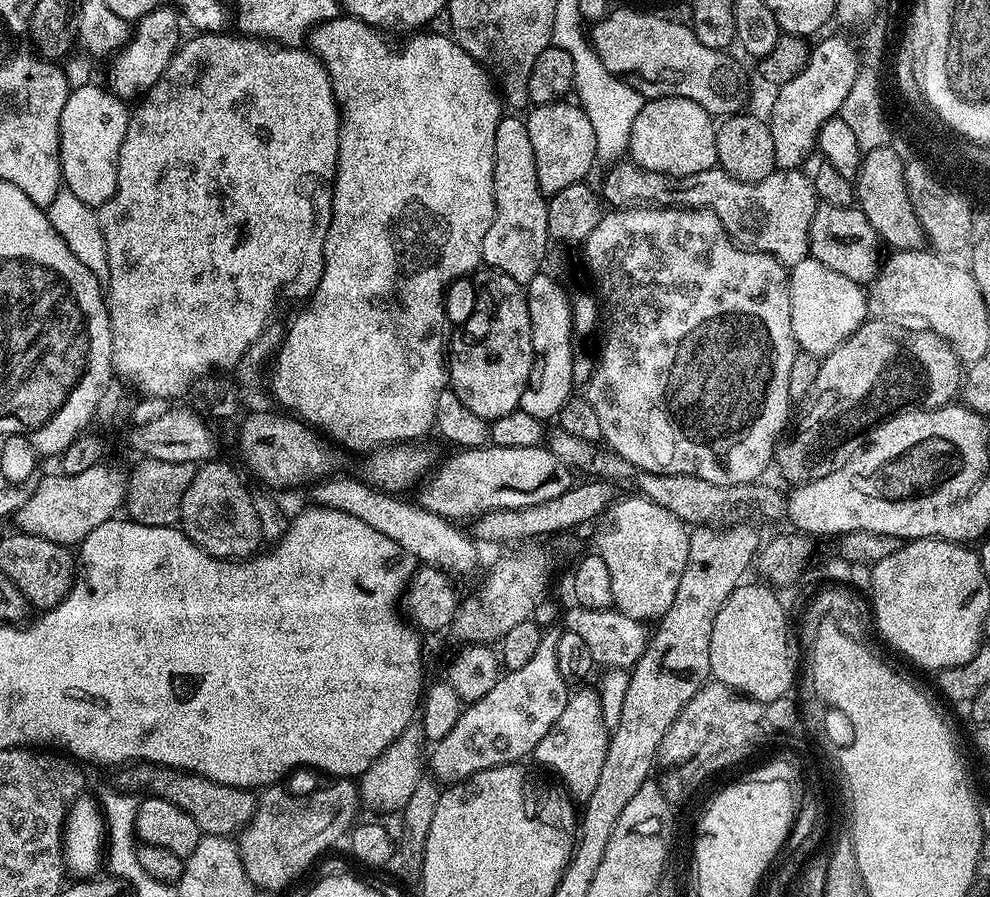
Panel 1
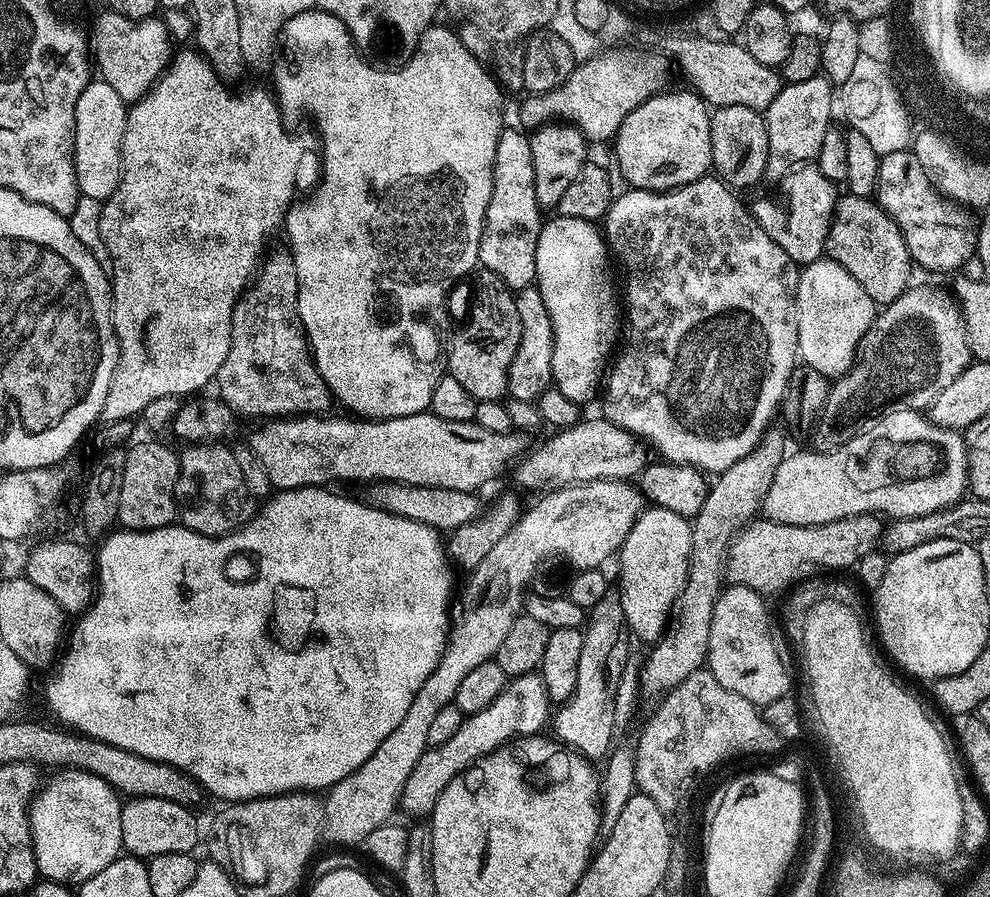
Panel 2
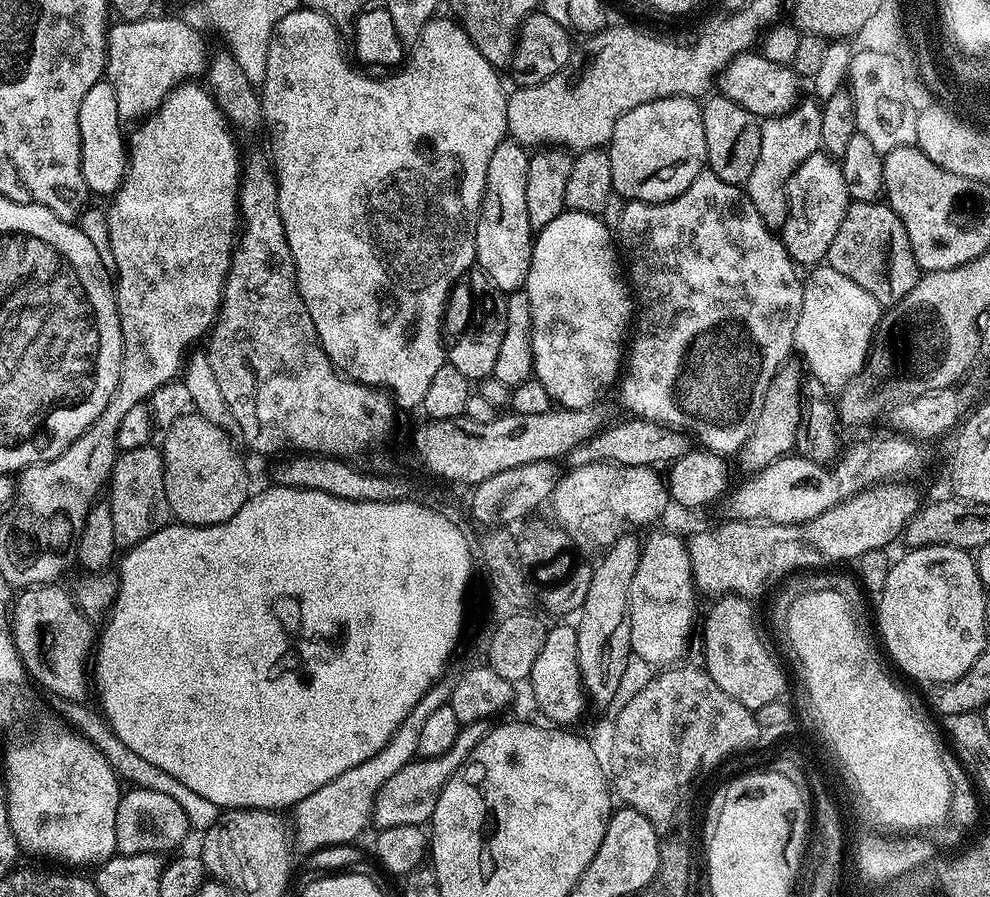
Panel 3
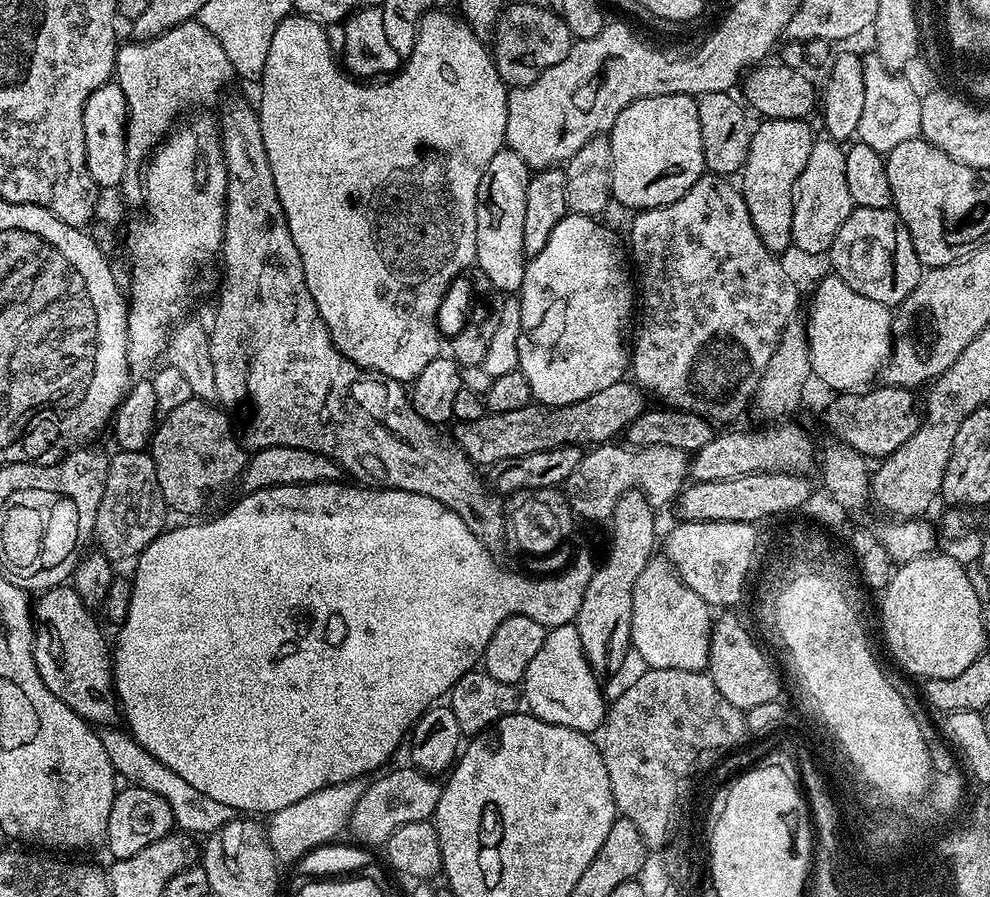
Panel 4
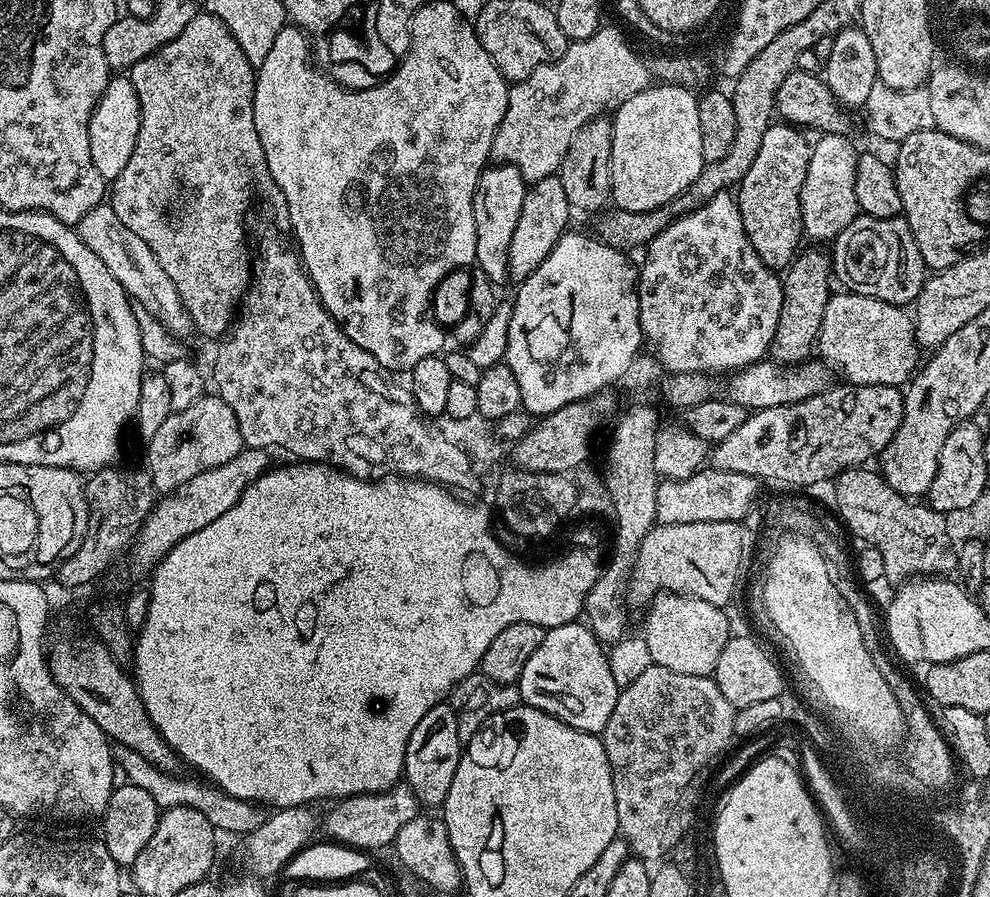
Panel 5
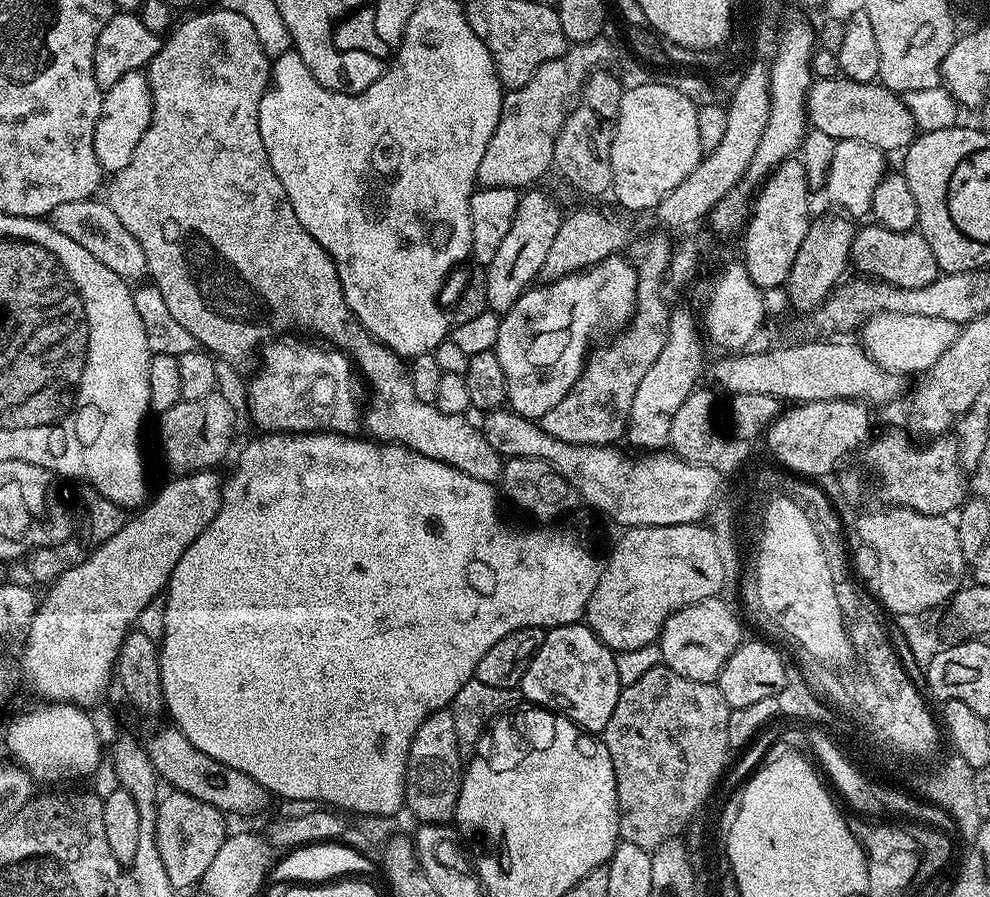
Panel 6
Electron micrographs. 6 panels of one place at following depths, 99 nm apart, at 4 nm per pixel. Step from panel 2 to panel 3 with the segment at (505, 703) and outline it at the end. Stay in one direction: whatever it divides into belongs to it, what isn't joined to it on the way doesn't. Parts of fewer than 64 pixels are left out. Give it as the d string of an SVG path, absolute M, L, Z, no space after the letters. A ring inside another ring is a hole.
M483 720L463 725L458 738L454 738L454 746L450 746L446 754L417 758L411 760L406 766L402 766L402 770L398 770L398 774L394 774L394 778L390 778L390 782L386 782L386 786L380 791L378 797L379 827L427 825L434 814L434 806L438 806L438 798L446 782L467 762L474 746L482 742L485 733L486 724Z

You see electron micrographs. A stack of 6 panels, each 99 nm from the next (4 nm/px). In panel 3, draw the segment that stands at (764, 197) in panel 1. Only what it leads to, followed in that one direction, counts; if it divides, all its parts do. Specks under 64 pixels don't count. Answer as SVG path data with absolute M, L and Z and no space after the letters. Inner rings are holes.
M821 150L810 154L788 183L788 217L782 229L784 248L797 265L816 266L827 261L830 242L846 218L850 197L846 190L846 178L842 178L839 163Z

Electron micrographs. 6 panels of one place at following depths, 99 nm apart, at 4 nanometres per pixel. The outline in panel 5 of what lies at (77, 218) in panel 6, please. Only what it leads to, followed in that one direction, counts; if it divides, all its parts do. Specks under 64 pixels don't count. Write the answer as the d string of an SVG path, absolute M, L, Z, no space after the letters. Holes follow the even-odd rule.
M109 203L100 204L90 213L83 215L76 229L82 242L101 258L106 270L117 278L129 299L142 304L178 338L184 340L187 339L186 336L193 335L195 324L189 318L189 312L184 308L178 290L174 289L174 282L170 281L162 266L159 266L157 256L150 246L142 241L134 230L123 225L121 218L115 214Z

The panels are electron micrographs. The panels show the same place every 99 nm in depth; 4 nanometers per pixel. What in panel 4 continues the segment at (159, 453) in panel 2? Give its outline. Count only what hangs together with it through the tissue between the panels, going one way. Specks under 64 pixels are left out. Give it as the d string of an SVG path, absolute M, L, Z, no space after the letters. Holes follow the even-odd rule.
M117 451L115 455L108 461L102 502L96 511L94 540L100 543L99 551L107 560L131 561L139 557L154 537L165 531L164 519L170 516L170 509L164 503L162 486L158 486L158 470L154 466L151 451Z

